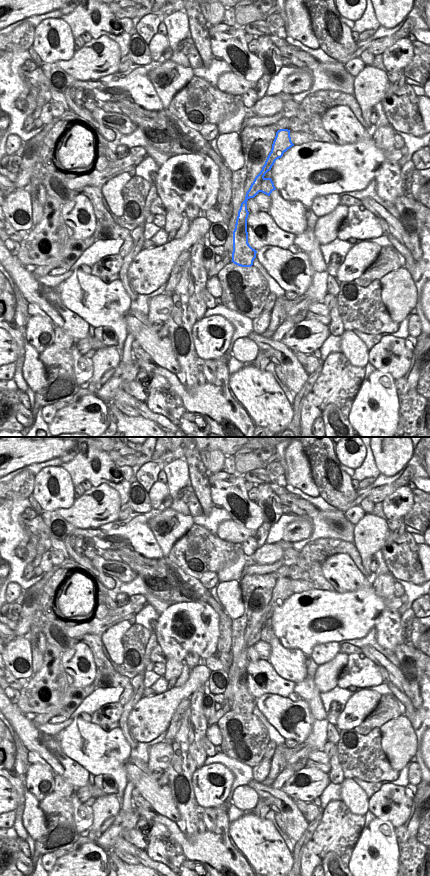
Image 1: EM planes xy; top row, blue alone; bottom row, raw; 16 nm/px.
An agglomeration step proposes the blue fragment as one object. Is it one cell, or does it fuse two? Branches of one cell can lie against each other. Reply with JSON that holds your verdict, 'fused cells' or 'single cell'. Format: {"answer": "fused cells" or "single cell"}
{"answer": "fused cells"}

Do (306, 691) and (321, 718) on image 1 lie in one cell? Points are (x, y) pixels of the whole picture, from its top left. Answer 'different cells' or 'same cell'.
same cell

